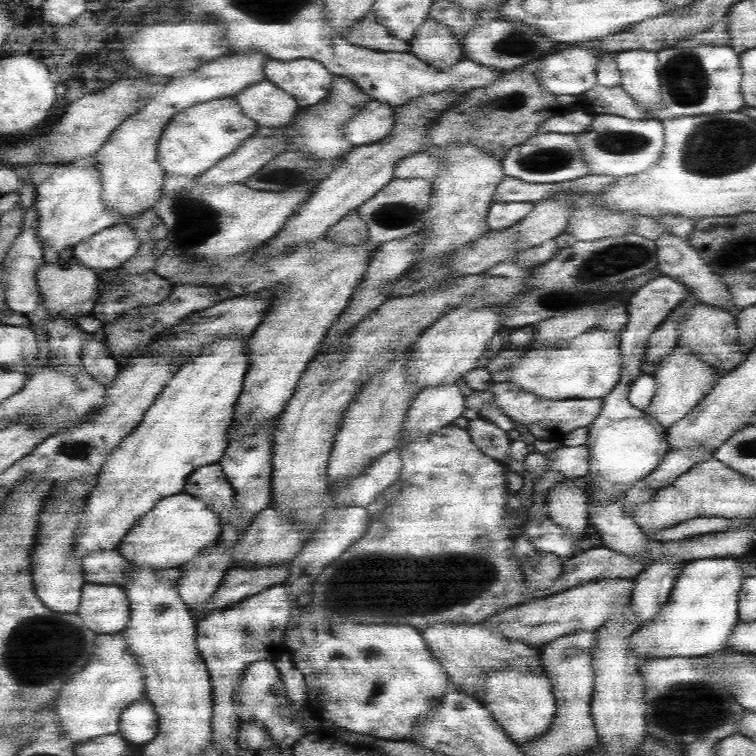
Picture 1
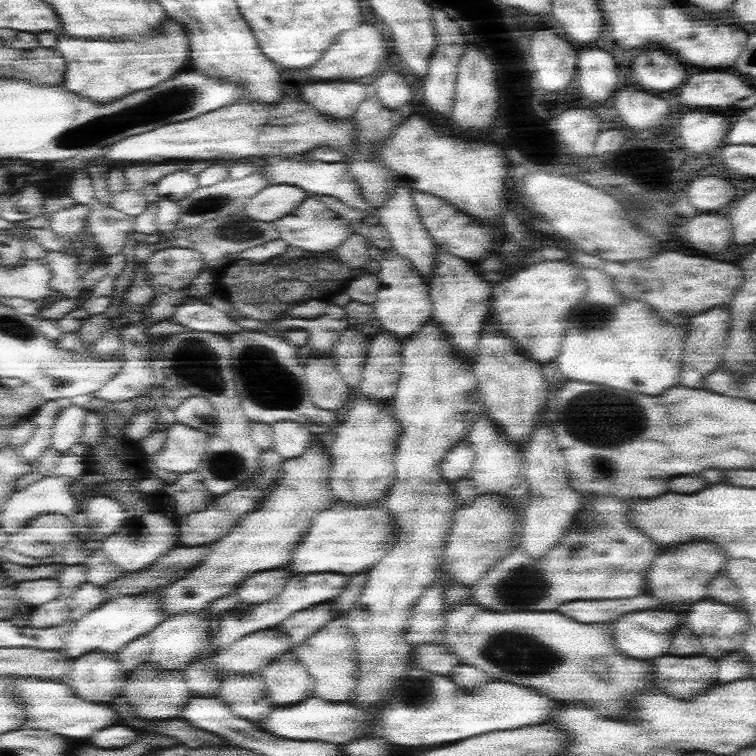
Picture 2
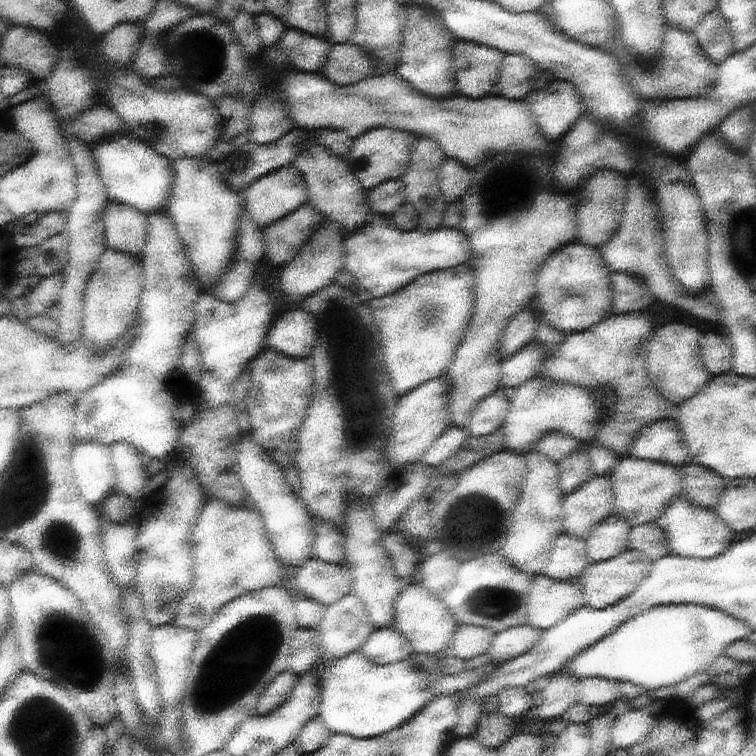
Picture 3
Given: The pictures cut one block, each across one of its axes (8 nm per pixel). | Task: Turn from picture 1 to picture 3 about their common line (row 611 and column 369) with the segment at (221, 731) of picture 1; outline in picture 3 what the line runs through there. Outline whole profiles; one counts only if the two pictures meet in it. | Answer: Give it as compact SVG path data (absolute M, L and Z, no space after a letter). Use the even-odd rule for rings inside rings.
M373 214L367 228L345 238L347 238L345 270L355 278L355 284L359 284L363 290L371 294L375 292L373 298L395 296L401 292L401 288L411 286L423 276L461 268L467 266L467 262L471 260L469 236L461 228L439 228L433 232L423 232L417 228L401 230L395 218Z

